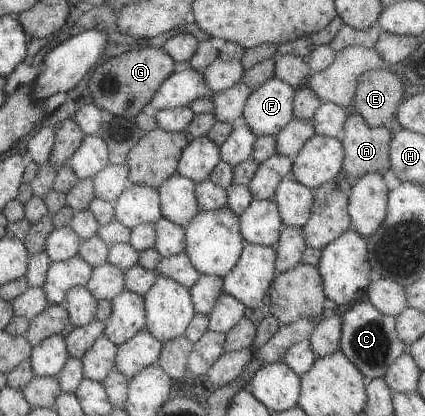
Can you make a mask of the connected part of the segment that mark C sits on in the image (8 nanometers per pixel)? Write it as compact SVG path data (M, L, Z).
M355 301L349 310L340 315L340 338L338 350L360 371L364 380L382 377L386 368L406 349L396 338L393 316L380 314L368 301Z

